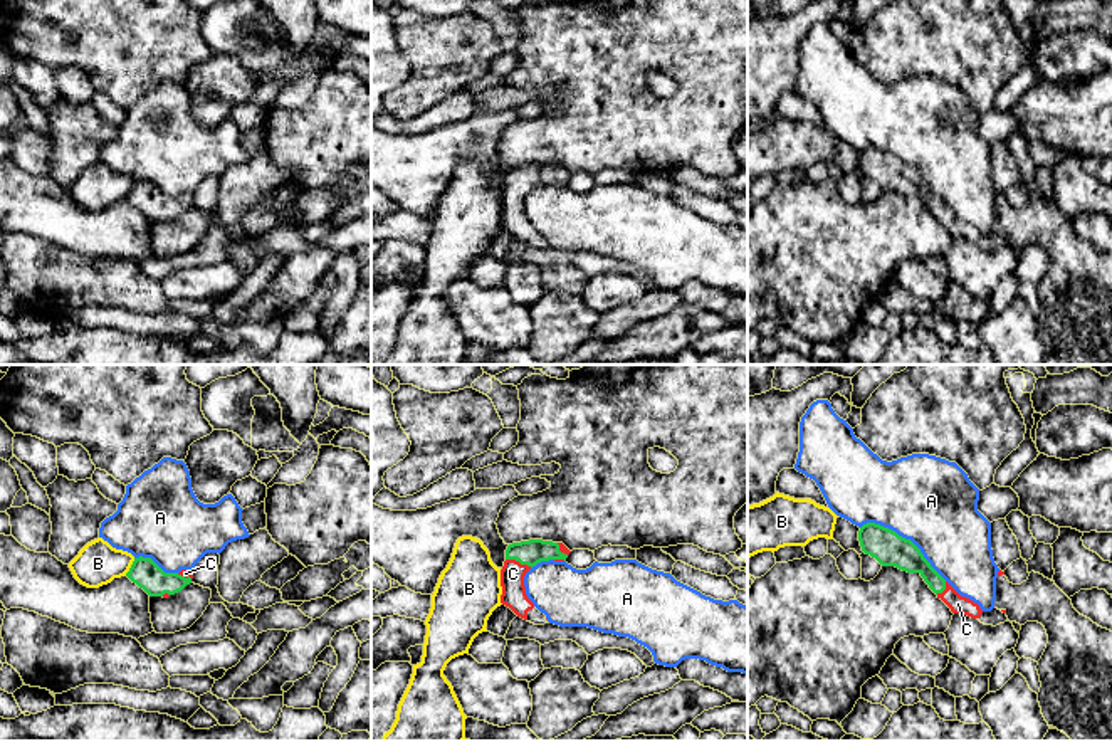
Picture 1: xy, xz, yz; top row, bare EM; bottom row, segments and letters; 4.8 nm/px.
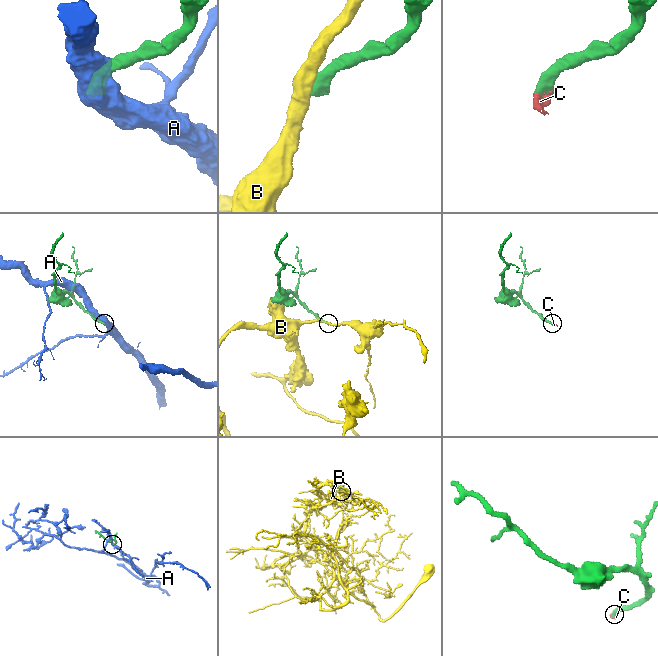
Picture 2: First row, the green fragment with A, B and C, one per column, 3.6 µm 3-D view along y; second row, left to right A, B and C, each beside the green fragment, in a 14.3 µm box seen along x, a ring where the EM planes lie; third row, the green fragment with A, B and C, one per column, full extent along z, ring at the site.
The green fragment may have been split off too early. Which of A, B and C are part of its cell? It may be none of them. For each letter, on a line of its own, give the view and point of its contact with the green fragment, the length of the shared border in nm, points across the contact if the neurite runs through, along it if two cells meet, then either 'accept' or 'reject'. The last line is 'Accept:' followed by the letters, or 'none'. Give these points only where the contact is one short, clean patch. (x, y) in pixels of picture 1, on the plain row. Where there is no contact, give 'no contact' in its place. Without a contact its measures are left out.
A: yz (904, 162) | 480 nm | reject
B: xy (131, 190) | 100 nm | along xy (135, 182), (125, 199) | reject
C: xz (519, 185) | 130 nm | across xz (533, 175), (519, 185), (513, 197) | accept
Accept: C

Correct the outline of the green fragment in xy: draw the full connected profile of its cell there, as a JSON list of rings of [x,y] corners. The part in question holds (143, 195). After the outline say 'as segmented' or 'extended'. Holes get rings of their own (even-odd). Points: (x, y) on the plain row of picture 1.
[[[134,181],[126,200],[143,212],[149,220],[168,222],[191,207],[193,193],[165,197],[151,181]]] | extended

